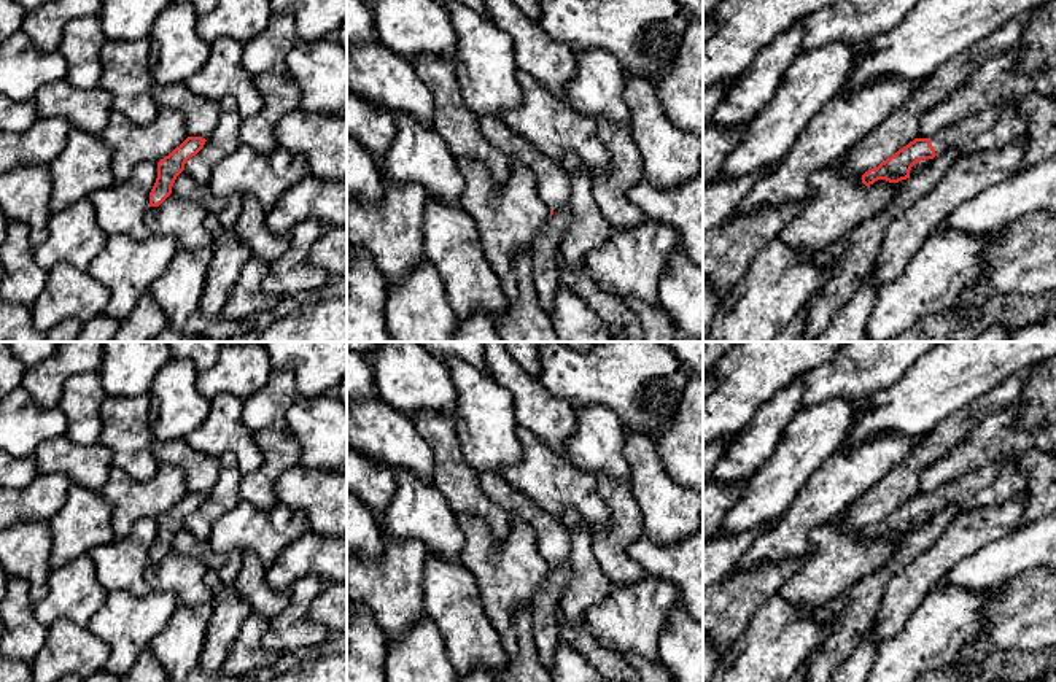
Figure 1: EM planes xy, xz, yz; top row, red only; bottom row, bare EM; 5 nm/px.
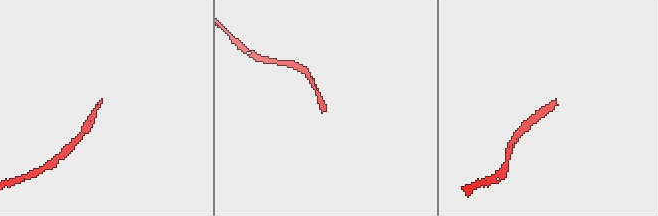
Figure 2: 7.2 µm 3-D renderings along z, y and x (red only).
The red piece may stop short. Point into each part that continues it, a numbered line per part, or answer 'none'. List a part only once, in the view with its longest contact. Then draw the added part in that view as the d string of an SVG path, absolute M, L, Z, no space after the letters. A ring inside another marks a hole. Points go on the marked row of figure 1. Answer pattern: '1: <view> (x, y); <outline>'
1: yz (999, 124); M1010 99L997 103L930 137L929 140L935 154L956 149L962 157L1002 148L1023 137L1027 124L1018 113L1016 100L1018 99Z

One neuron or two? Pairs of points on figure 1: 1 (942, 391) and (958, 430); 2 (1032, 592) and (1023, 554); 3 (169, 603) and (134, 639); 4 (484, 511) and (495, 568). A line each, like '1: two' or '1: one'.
1: two
2: two
3: one
4: two

